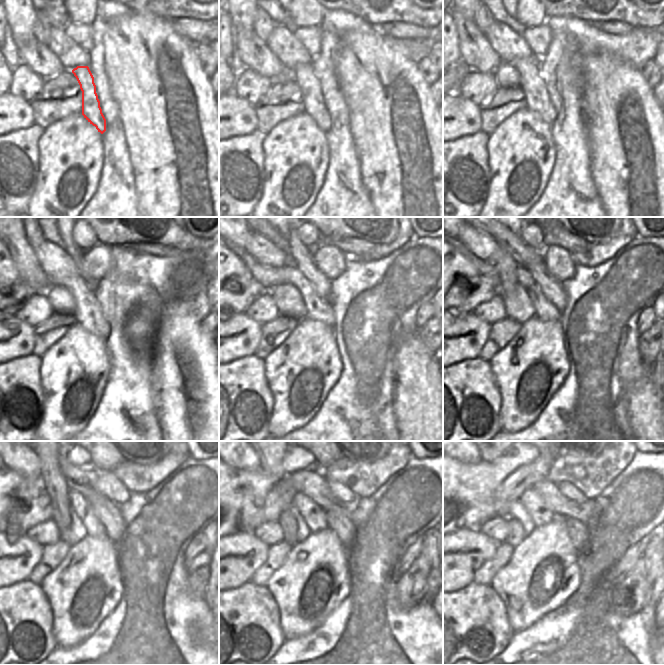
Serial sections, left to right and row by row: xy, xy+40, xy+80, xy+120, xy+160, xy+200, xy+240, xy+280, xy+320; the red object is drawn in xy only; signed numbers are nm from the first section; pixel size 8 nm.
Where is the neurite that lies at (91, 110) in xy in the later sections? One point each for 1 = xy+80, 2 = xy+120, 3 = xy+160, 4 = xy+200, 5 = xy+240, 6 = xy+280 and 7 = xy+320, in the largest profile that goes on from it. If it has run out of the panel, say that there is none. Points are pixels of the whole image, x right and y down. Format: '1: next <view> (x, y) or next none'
1: next xy+80 (533, 86)
2: next xy+120 (88, 314)
3: next xy+160 (318, 309)
4: next xy+200 (545, 310)
5: next xy+240 (83, 508)
6: next xy+280 (313, 515)
7: next xy+320 (534, 503)

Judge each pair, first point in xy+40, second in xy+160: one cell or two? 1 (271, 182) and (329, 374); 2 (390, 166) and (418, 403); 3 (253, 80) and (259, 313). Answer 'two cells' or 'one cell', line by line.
1: one cell
2: one cell
3: one cell

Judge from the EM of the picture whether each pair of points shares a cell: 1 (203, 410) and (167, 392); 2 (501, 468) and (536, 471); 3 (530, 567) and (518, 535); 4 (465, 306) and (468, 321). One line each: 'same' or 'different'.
1: same
2: different
3: different
4: different

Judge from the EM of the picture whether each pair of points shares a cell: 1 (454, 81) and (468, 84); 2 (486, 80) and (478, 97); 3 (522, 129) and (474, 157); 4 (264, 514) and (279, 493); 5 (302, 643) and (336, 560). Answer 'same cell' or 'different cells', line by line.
1: different cells
2: same cell
3: different cells
4: same cell
5: different cells

